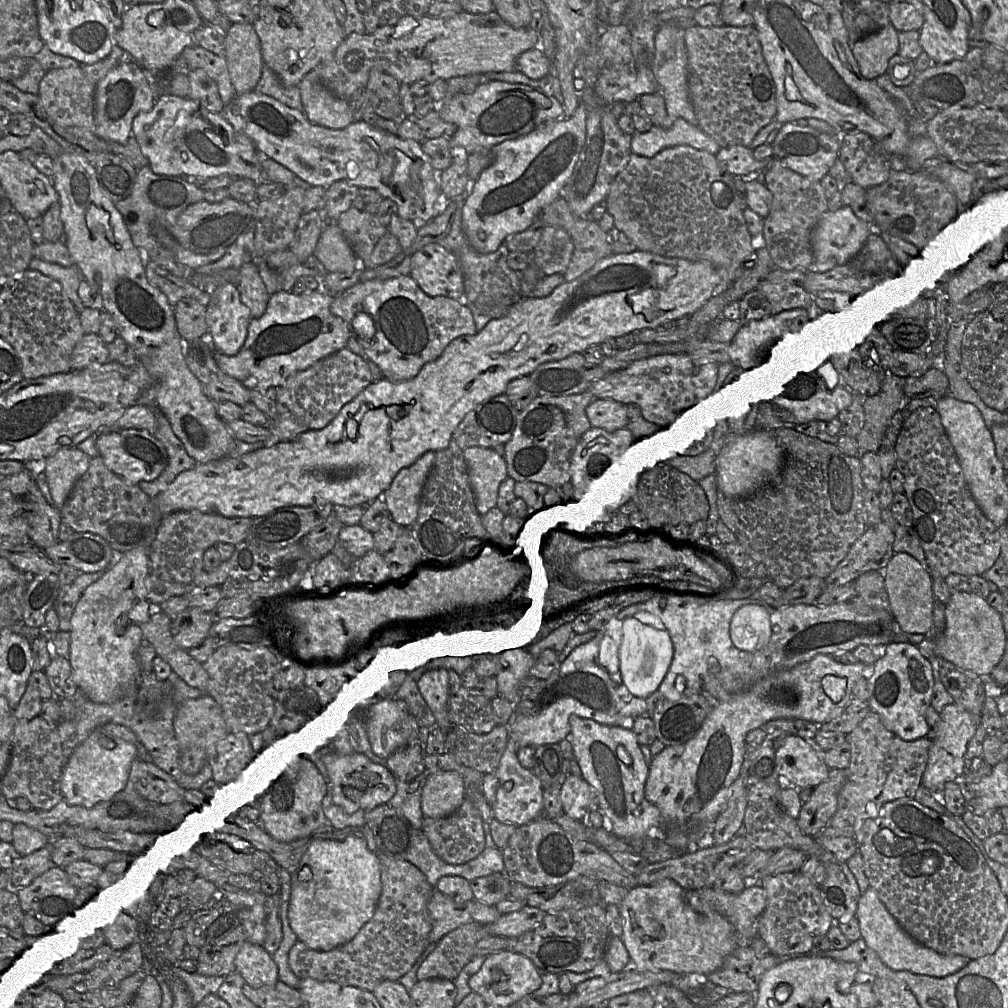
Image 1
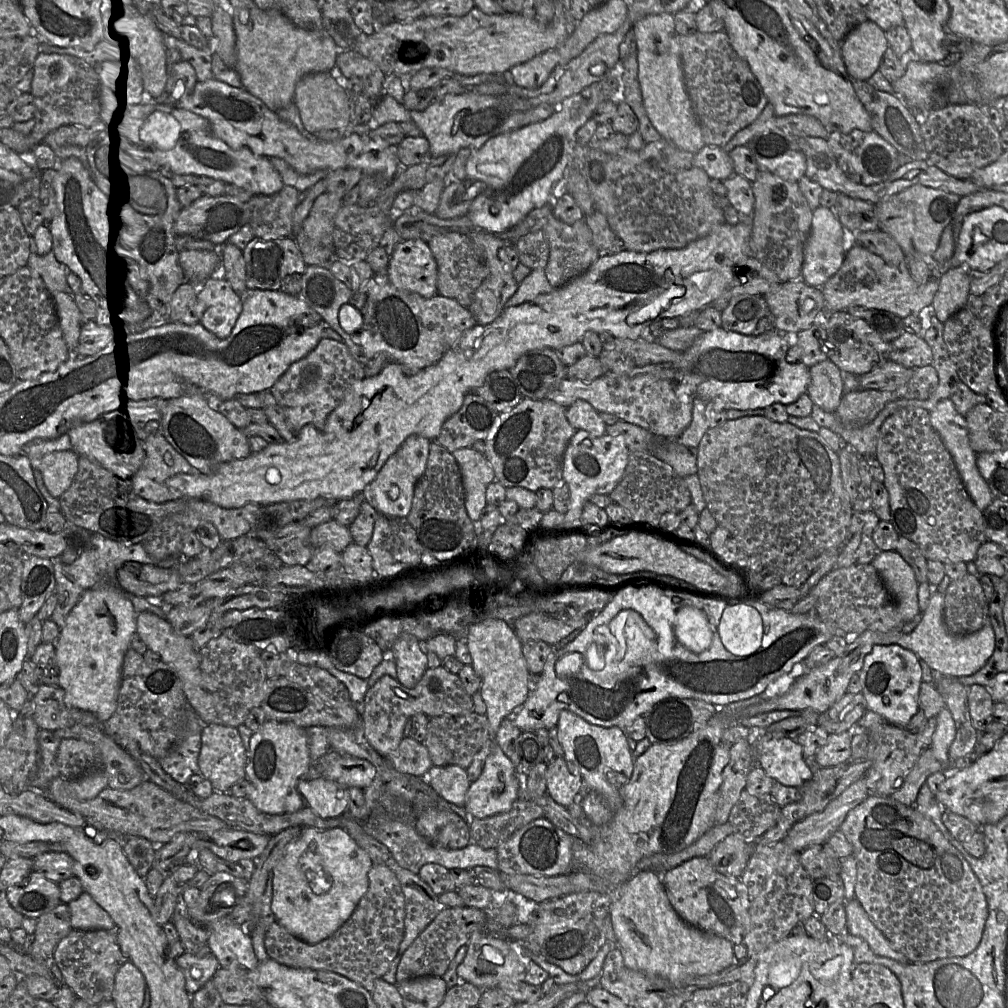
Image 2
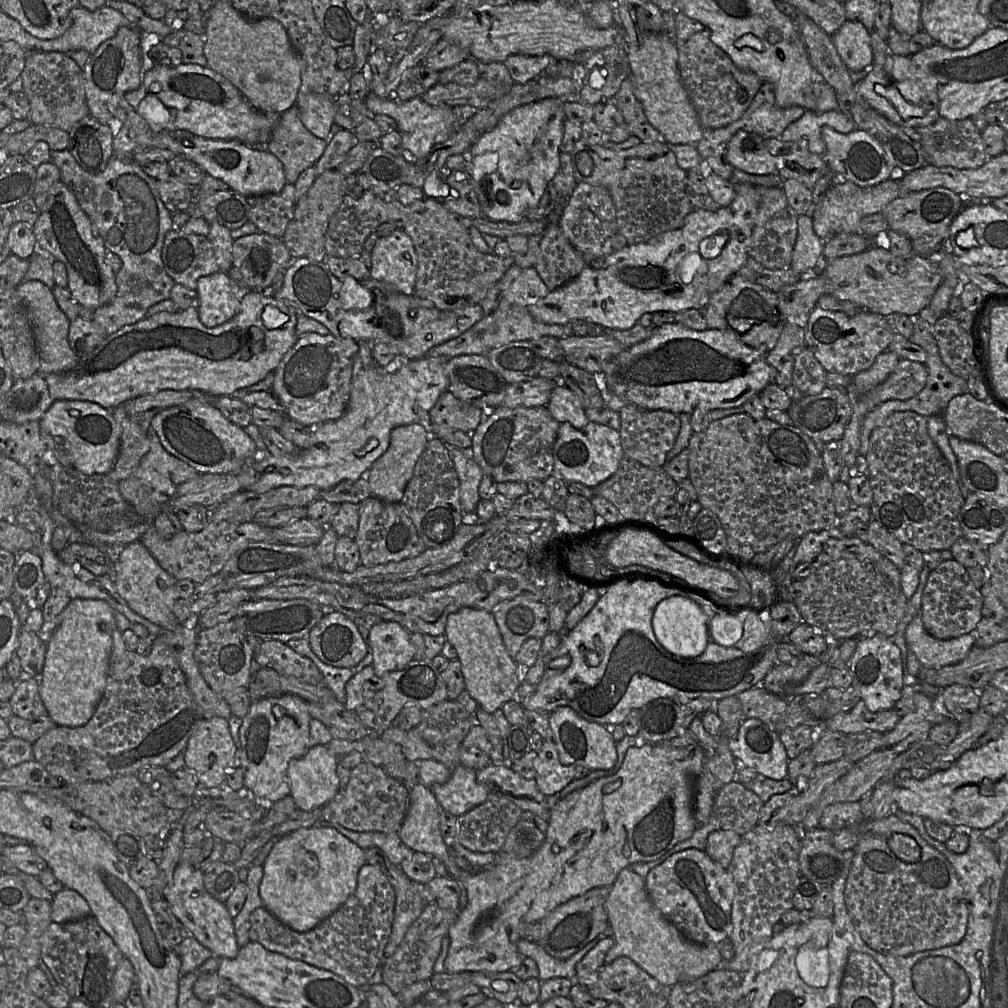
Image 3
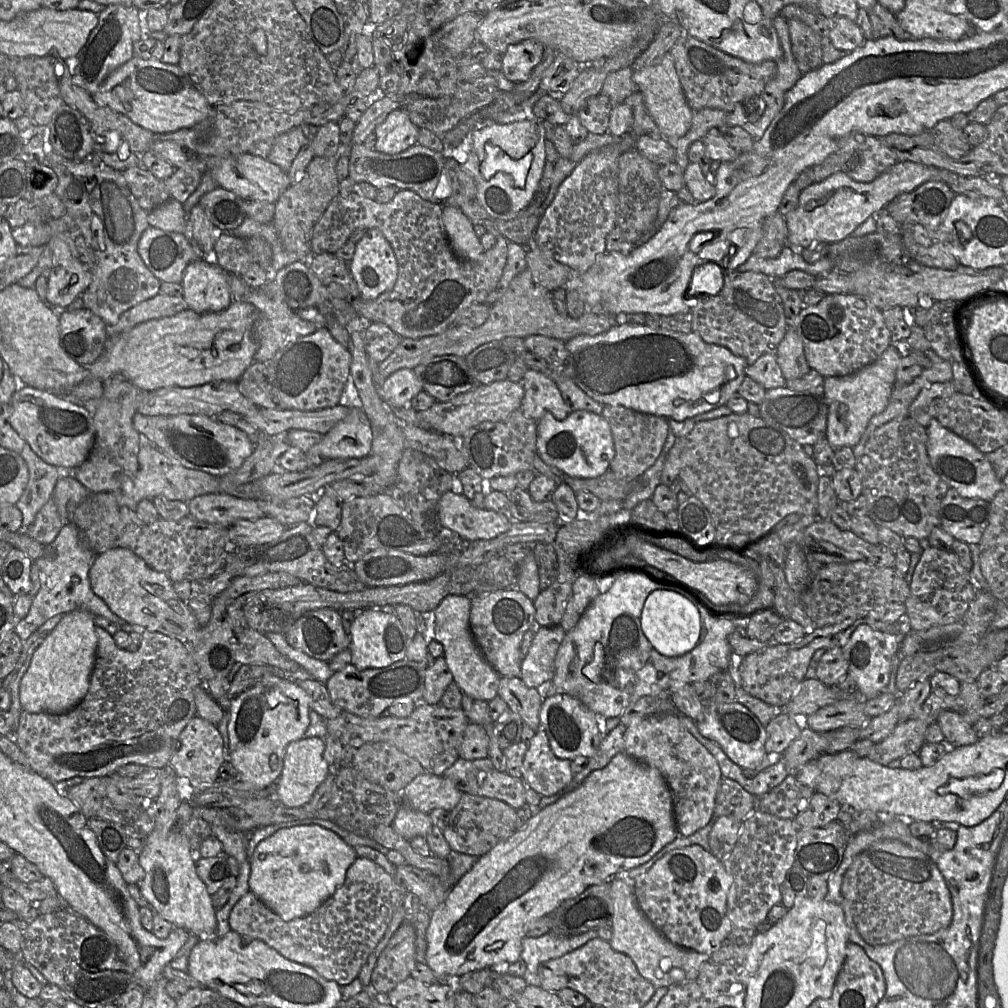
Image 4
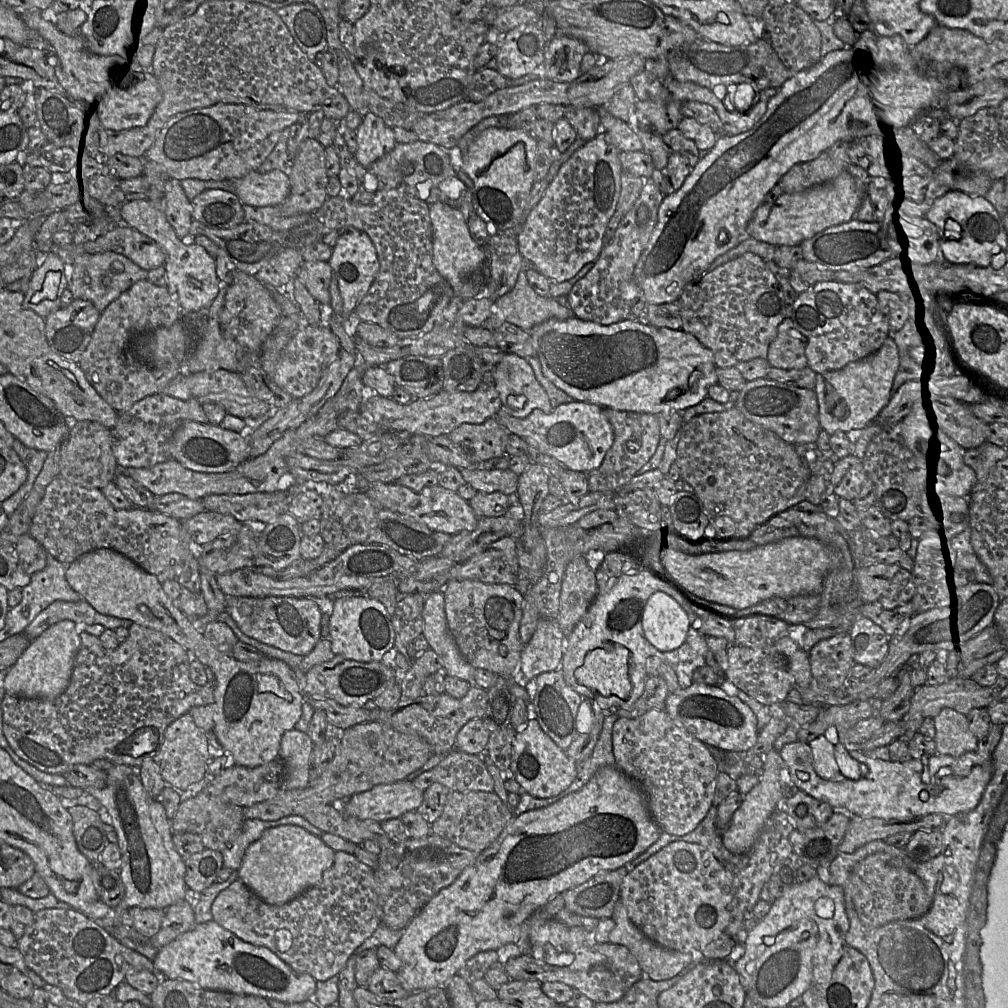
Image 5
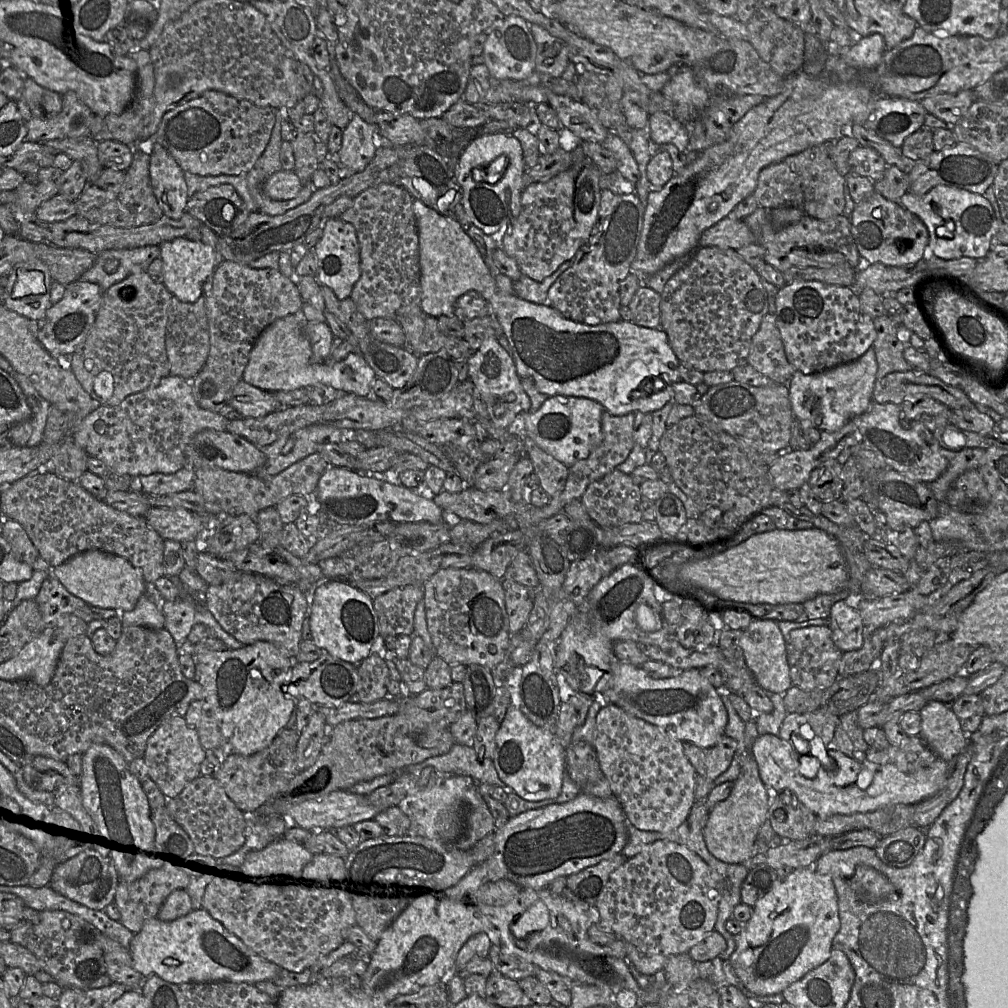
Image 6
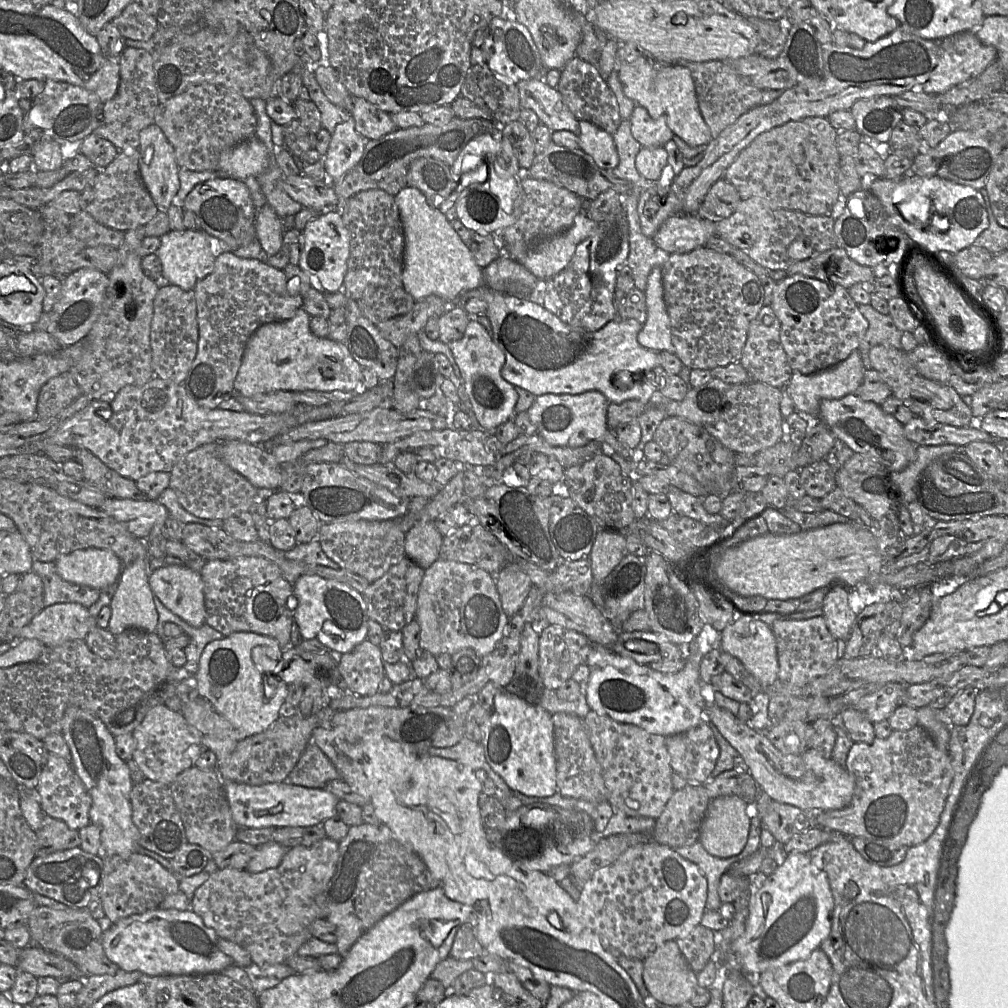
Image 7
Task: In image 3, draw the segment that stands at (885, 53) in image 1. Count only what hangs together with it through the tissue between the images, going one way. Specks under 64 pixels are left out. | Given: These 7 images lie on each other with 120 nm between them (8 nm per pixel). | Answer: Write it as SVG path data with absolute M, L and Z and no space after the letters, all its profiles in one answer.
M846 20L832 36L832 42L850 72L867 71L873 64L870 30L861 22Z

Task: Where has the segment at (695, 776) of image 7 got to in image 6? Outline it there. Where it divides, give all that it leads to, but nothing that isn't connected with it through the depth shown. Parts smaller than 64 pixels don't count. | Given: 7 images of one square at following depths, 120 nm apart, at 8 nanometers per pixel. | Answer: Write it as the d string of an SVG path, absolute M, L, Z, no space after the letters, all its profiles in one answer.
M725 735L710 748L683 742L684 754L697 775L701 775L709 781L714 781L729 767L737 747L737 741Z

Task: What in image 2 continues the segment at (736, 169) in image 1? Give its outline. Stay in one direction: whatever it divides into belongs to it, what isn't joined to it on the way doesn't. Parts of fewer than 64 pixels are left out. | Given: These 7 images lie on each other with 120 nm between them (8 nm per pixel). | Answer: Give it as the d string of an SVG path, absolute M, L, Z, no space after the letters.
M705 145L693 155L694 163L711 179L724 181L734 175L733 163L729 154L721 147Z

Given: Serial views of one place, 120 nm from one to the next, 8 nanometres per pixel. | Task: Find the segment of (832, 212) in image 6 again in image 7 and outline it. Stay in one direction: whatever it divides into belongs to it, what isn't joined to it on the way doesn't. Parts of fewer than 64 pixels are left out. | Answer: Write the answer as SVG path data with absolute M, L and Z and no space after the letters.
M807 117L790 121L760 134L725 170L723 178L737 190L741 200L757 198L771 209L790 210L814 216L830 215L839 197L837 175L840 155L836 148L838 132L827 118Z

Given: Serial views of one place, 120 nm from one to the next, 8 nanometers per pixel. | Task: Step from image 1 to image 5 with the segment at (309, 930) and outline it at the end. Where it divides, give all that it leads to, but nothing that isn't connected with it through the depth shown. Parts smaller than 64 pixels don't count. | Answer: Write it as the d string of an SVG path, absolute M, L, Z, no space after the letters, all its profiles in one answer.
M294 825L272 827L248 847L238 870L238 880L264 902L282 905L306 889L319 884L324 871L332 866L334 856L335 851L320 837L302 827Z

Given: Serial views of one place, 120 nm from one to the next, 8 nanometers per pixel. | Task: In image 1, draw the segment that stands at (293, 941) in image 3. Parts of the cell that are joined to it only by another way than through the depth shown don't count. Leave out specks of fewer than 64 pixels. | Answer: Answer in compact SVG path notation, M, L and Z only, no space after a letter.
M375 852L381 867L382 892L372 918L350 941L329 951L317 951L296 941L288 963L298 978L332 981L373 991L383 980L399 980L423 954L432 930L428 902L434 887L425 874L406 860Z

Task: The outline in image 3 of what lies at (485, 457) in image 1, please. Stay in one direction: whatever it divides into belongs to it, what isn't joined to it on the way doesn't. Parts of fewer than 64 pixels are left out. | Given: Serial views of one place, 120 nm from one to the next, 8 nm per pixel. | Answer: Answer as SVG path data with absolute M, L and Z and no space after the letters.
M448 447L459 480L459 498L463 513L476 512L480 500L478 488L484 472L471 456L471 448Z

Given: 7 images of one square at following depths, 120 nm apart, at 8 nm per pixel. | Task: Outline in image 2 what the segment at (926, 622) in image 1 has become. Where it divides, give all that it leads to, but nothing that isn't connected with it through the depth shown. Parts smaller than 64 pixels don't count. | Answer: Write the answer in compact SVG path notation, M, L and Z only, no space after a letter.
M880 551L872 561L892 595L903 623L921 615L918 585L912 567L895 551Z

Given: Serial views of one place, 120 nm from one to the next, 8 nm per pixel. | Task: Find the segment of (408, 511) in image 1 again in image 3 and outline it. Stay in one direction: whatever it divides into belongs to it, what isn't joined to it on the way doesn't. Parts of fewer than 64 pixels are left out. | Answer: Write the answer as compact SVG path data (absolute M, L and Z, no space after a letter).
M419 423L395 427L391 431L387 450L372 464L365 475L371 494L388 503L400 503L404 490L413 476L415 465L430 437L427 429Z

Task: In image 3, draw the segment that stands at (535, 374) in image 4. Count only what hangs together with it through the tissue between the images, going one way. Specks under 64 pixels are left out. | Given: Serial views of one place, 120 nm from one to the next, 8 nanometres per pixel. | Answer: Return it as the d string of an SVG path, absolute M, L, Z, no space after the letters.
M562 384L554 387L546 407L558 422L569 422L577 429L584 428L590 422L579 397Z

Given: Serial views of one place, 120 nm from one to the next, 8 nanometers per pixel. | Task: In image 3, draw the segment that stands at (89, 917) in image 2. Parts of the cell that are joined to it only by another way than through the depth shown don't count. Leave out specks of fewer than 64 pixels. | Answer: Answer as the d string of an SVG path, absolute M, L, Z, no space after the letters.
M64 888L52 895L52 920L64 923L91 916L91 908L87 900L77 891Z

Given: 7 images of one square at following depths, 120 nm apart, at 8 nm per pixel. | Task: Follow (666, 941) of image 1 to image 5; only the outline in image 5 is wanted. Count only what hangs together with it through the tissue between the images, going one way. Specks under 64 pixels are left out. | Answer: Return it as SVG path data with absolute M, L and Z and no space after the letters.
M620 901L615 904L611 919L615 927L609 935L609 942L627 947L651 980L662 981L675 977L693 963L697 955L668 950L652 942L631 922Z

